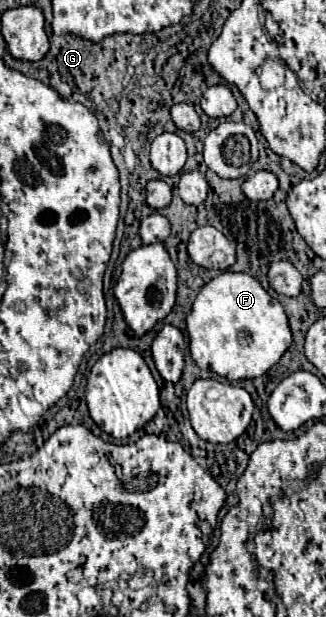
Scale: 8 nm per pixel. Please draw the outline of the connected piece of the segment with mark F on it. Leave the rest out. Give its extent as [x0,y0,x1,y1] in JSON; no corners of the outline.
[187,272,293,380]

